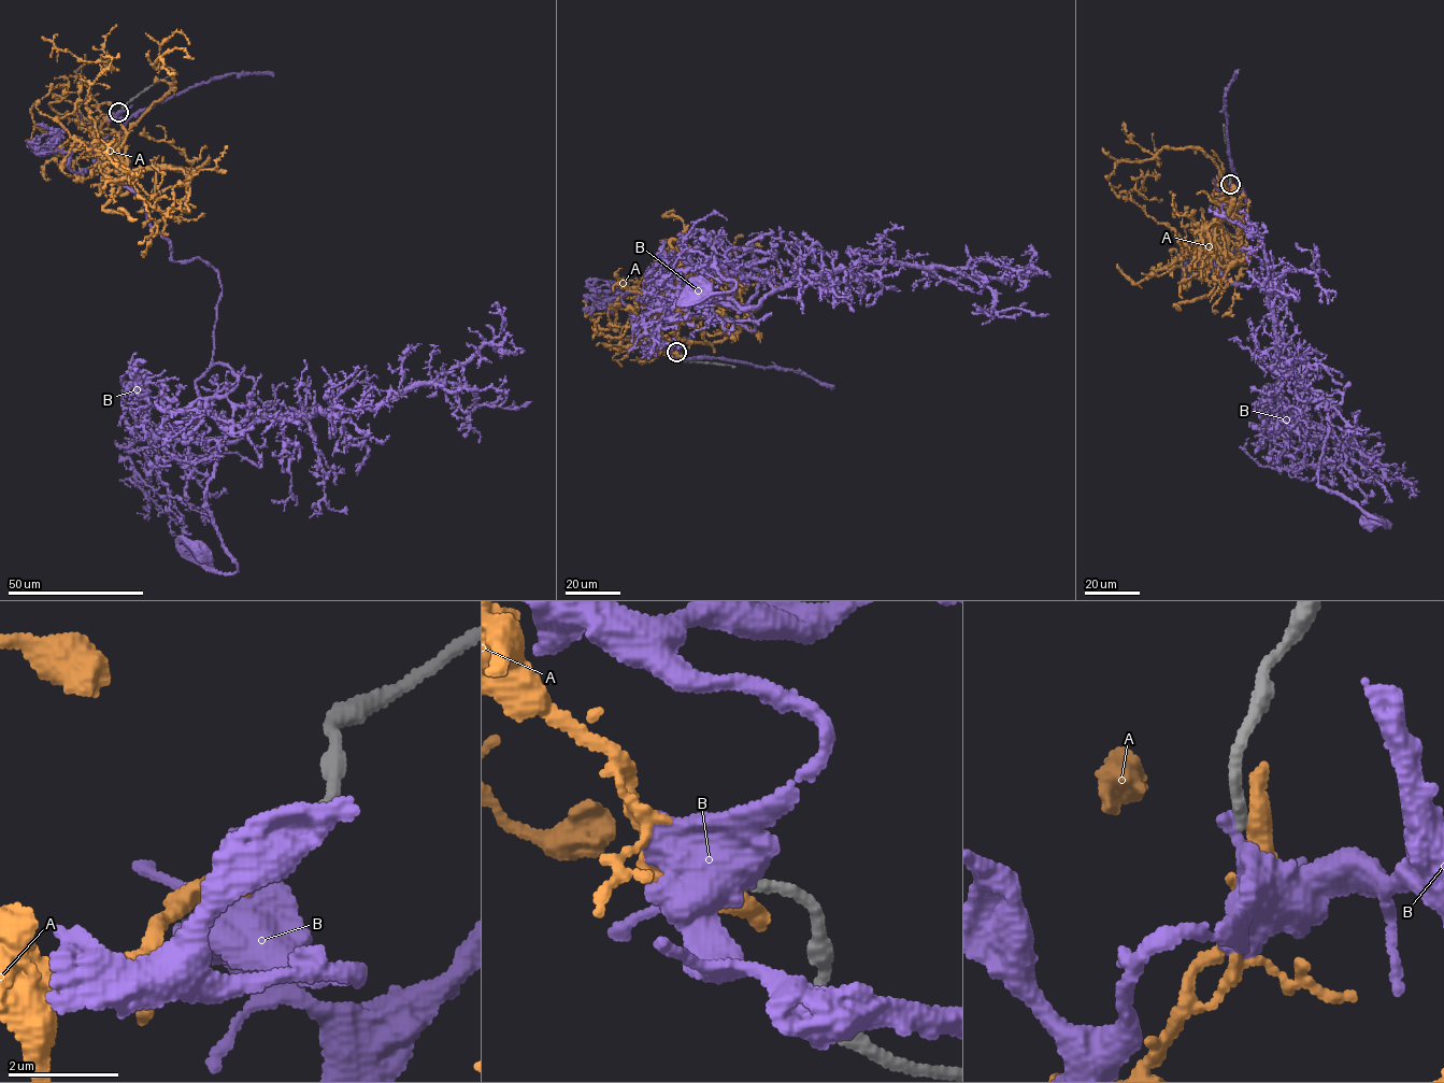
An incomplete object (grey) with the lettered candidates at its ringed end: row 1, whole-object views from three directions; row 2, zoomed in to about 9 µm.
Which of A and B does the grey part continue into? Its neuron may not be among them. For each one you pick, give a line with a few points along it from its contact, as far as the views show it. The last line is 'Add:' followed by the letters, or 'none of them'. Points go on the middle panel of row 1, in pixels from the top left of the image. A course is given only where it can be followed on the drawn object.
Add: none of them

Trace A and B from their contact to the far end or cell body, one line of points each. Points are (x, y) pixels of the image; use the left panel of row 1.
A: (118, 112), (109, 120), (118, 144), (94, 146), (87, 91), (111, 59), (83, 61), (58, 50), (56, 34)
B: (118, 112), (102, 177), (222, 288), (195, 387), (225, 438), (205, 504), (238, 568), (199, 553)

